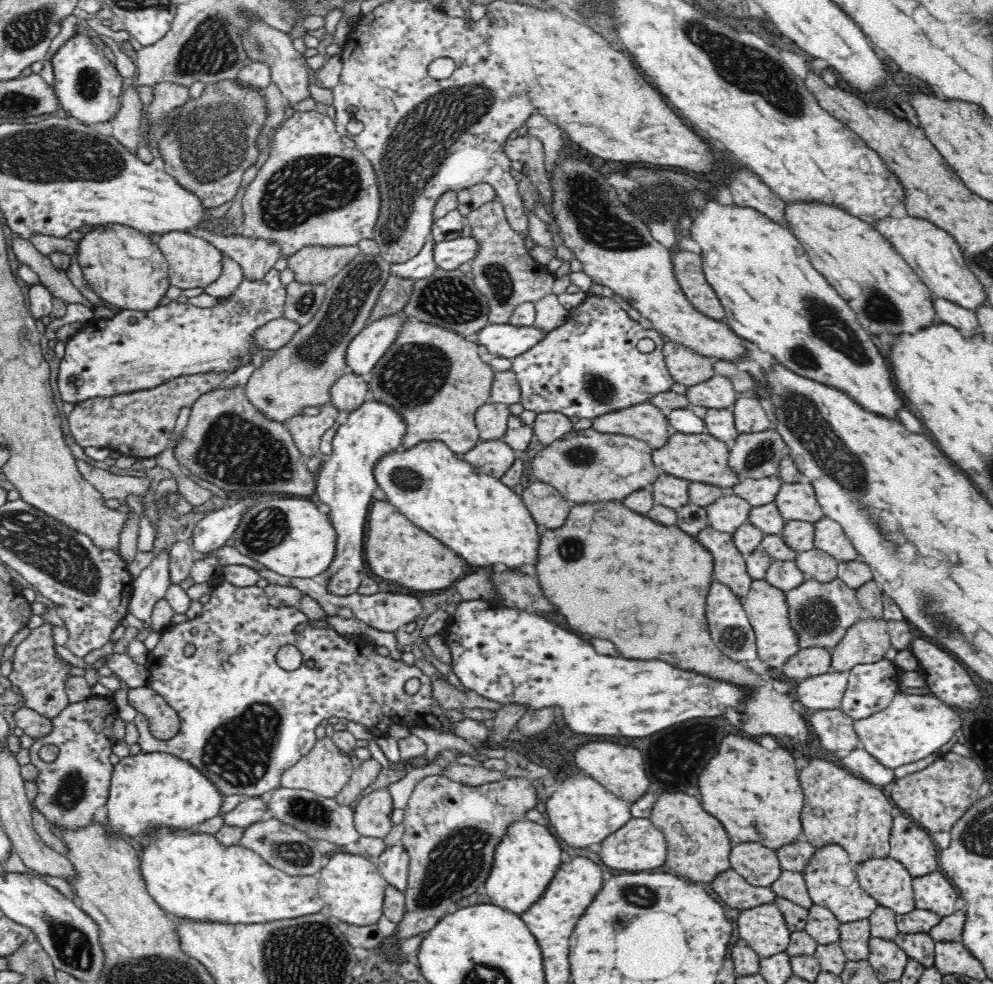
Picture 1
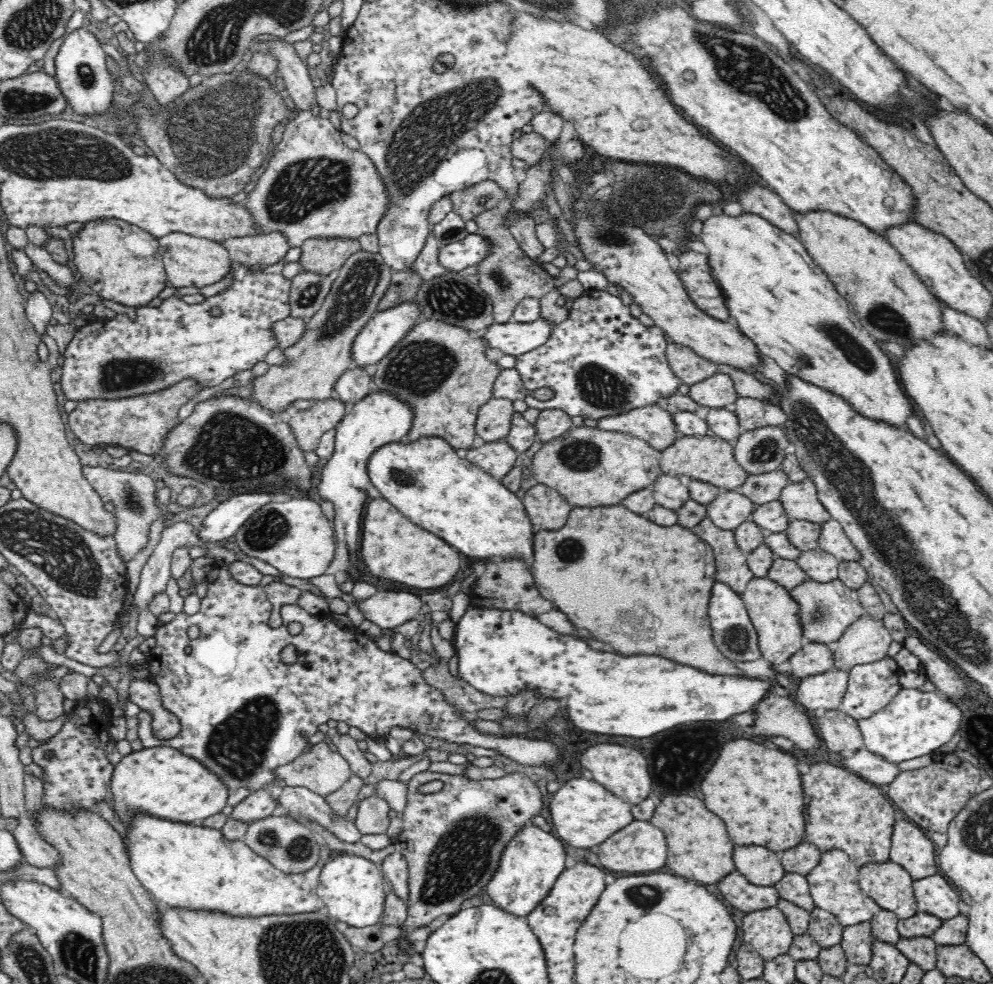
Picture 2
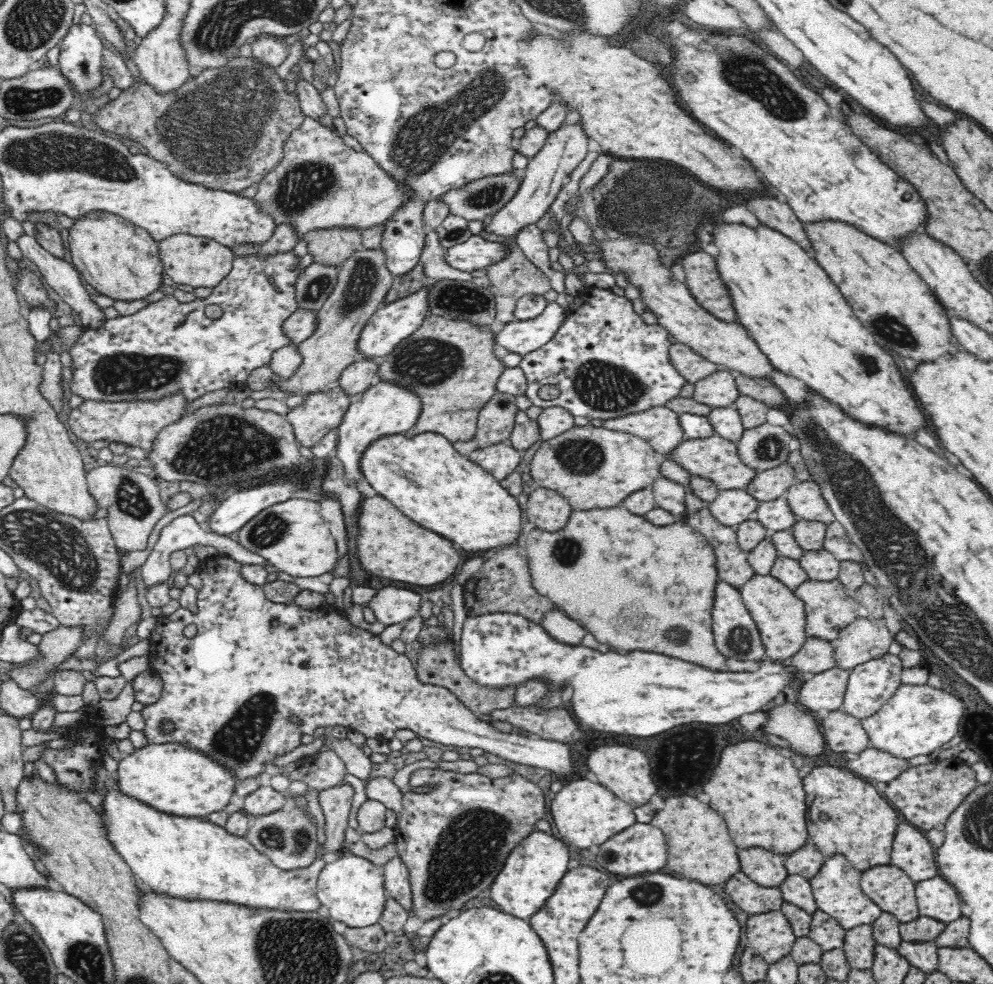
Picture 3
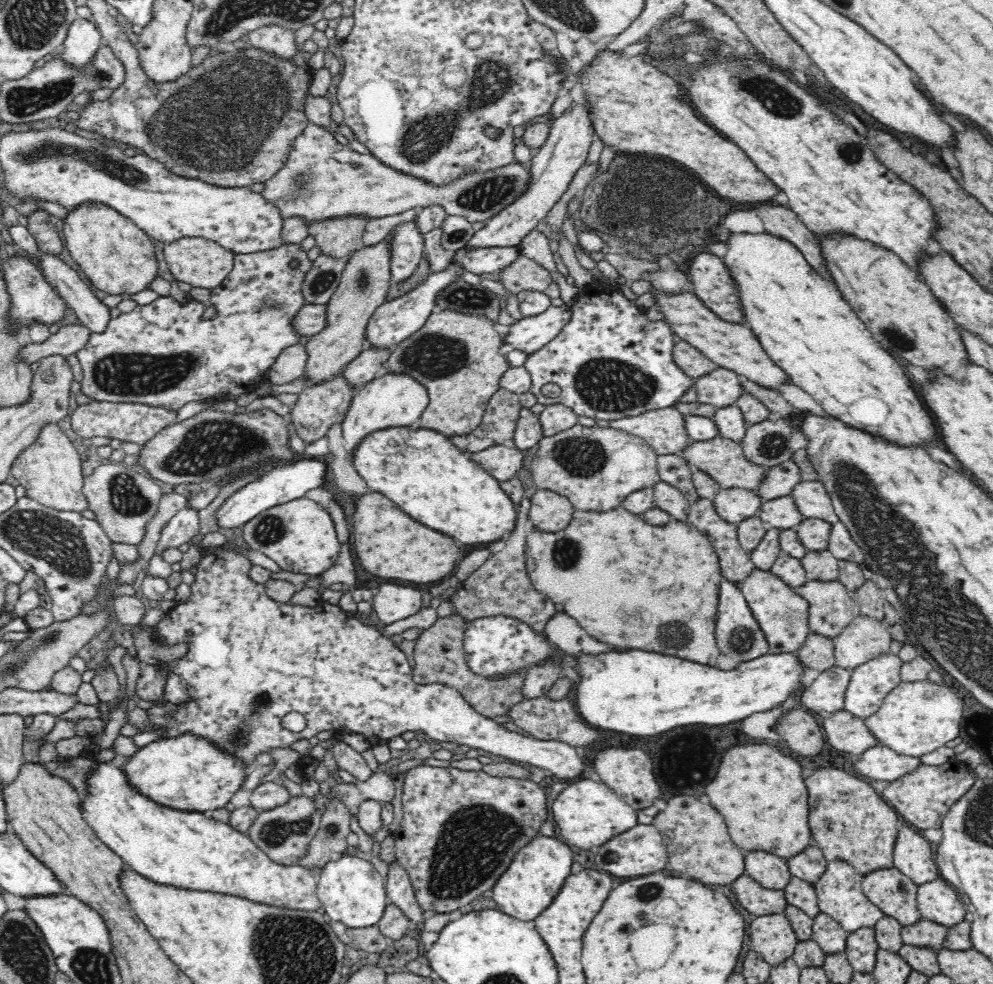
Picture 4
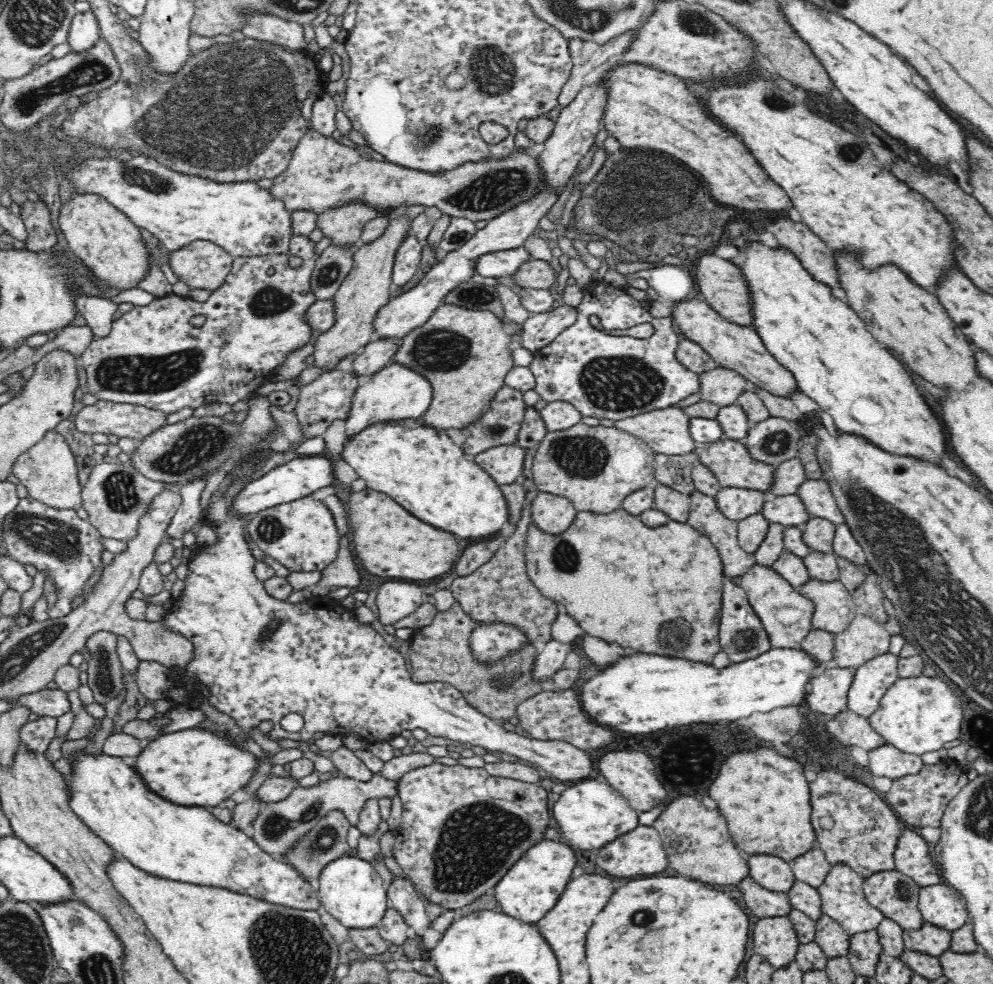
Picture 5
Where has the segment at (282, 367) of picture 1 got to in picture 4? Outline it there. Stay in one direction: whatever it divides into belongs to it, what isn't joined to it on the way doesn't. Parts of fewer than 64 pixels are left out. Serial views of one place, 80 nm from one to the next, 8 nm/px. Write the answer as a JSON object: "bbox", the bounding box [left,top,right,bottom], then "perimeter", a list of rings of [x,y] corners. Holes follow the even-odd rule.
{"bbox":[306,232,394,384],"perimeter":[[[390,232],[385,240],[372,246],[354,251],[348,257],[346,268],[343,270],[341,281],[337,286],[330,302],[327,302],[326,326],[322,332],[316,333],[308,340],[308,358],[306,376],[319,384],[330,380],[340,373],[340,368],[352,362],[367,346],[366,327],[370,317],[381,304],[386,302],[391,281],[391,240],[394,232]]]}

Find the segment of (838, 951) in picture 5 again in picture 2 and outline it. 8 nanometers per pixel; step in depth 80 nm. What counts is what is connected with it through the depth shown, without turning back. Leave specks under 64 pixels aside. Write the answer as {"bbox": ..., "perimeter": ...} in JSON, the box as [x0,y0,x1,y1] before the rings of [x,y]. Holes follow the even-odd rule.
{"bbox":[807,907,843,948],"perimeter":[[[814,907],[810,912],[810,922],[807,933],[816,940],[821,948],[829,947],[841,942],[843,926],[828,910]]]}

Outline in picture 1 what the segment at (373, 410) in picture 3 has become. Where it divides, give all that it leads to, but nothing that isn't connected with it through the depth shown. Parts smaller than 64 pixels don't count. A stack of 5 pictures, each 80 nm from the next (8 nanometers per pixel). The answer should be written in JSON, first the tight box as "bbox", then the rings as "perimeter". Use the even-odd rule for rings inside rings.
{"bbox":[315,399,406,596],"perimeter":[[[368,399],[351,412],[347,422],[340,425],[332,441],[332,453],[324,458],[315,483],[319,502],[330,506],[330,522],[338,532],[336,554],[327,568],[332,574],[324,584],[326,592],[334,596],[357,594],[364,578],[364,532],[368,522],[370,504],[374,502],[374,492],[378,490],[377,464],[386,455],[401,450],[401,440],[406,425],[397,412],[379,402]]]}

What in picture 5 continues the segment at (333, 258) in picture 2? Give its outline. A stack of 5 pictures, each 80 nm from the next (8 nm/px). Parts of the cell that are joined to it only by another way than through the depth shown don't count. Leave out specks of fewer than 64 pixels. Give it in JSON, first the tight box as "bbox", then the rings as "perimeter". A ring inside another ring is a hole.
{"bbox":[318,202,382,249],"perimeter":[[[348,202],[318,215],[318,228],[324,232],[324,237],[332,238],[335,246],[355,246],[360,249],[364,243],[361,233],[365,225],[380,216],[382,212],[369,204]]]}

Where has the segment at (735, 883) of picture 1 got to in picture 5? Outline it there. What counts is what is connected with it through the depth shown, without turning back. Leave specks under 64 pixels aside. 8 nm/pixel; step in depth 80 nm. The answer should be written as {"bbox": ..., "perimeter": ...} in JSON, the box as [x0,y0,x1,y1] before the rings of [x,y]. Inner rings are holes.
{"bbox":[738,877,793,919],"perimeter":[[[752,877],[742,880],[738,886],[744,894],[746,906],[760,919],[788,917],[789,912],[793,909],[789,893],[772,892],[770,889],[760,886]]]}

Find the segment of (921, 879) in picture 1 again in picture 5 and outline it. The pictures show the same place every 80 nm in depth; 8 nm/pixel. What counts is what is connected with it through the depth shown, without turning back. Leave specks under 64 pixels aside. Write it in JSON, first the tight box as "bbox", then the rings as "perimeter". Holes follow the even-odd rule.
{"bbox":[919,883,969,932],"perimeter":[[[938,883],[921,887],[919,909],[926,923],[950,932],[962,928],[969,914],[965,900],[954,889]]]}

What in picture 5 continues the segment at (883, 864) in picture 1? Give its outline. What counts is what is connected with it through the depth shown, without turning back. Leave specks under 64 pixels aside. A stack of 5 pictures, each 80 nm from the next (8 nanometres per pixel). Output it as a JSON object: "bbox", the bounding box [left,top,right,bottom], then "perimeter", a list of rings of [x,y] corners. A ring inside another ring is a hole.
{"bbox":[863,869,925,930],"perimeter":[[[894,869],[882,871],[863,880],[867,901],[903,930],[918,930],[925,923],[919,909],[921,886]]]}

